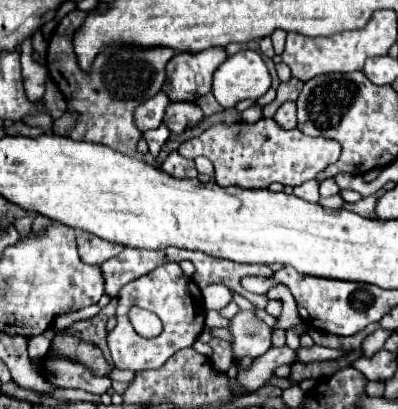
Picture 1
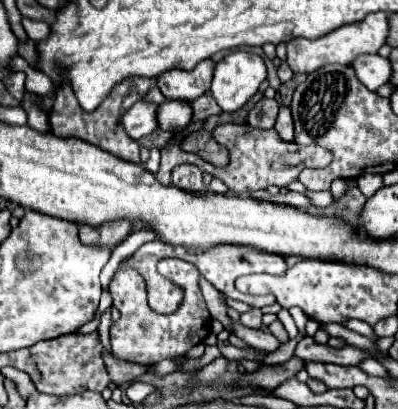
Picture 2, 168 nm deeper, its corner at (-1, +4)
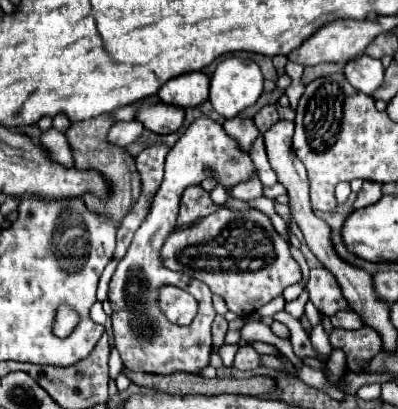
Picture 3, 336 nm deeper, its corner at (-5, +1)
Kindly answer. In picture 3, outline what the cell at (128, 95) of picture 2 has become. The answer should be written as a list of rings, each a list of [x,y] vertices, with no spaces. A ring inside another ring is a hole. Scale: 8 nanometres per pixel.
[[[99,115],[95,119],[87,119],[83,123],[73,123],[71,129],[65,135],[69,139],[69,145],[71,145],[73,153],[75,153],[75,167],[79,167],[81,171],[83,169],[85,171],[93,169],[109,183],[109,187],[115,187],[115,195],[111,195],[111,191],[109,191],[109,195],[105,199],[99,199],[97,195],[87,193],[83,197],[87,207],[95,213],[103,213],[107,217],[113,217],[113,219],[121,221],[127,215],[127,211],[131,209],[131,205],[137,201],[137,197],[141,193],[141,181],[139,181],[139,173],[135,169],[135,159],[131,159],[129,151],[107,143],[105,137],[107,137],[107,131],[109,131],[111,125],[113,125],[111,115]]]

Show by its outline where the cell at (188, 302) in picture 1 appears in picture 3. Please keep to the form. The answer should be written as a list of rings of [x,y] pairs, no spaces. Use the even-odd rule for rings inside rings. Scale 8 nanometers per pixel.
[[[207,117],[195,119],[169,151],[165,161],[165,179],[153,199],[151,211],[141,223],[141,227],[135,231],[129,251],[117,265],[113,279],[109,283],[115,347],[127,369],[155,373],[155,375],[171,375],[177,371],[199,375],[205,367],[209,367],[211,323],[215,319],[215,311],[211,305],[213,293],[203,281],[165,269],[163,263],[159,263],[159,251],[167,235],[175,229],[179,201],[187,187],[199,185],[205,177],[217,179],[223,187],[233,187],[241,181],[247,181],[251,175],[255,175],[251,157],[241,153],[235,139],[231,139],[219,123]],[[165,285],[175,285],[197,299],[199,303],[197,317],[187,327],[169,323],[167,317],[161,313],[157,301],[159,301],[159,289]]]

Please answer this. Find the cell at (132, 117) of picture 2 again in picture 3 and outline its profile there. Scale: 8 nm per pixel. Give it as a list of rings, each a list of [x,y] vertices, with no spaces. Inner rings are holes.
[[[119,121],[115,123],[109,133],[107,133],[107,141],[117,145],[117,147],[127,147],[129,143],[133,143],[143,131],[143,125],[139,121]]]

